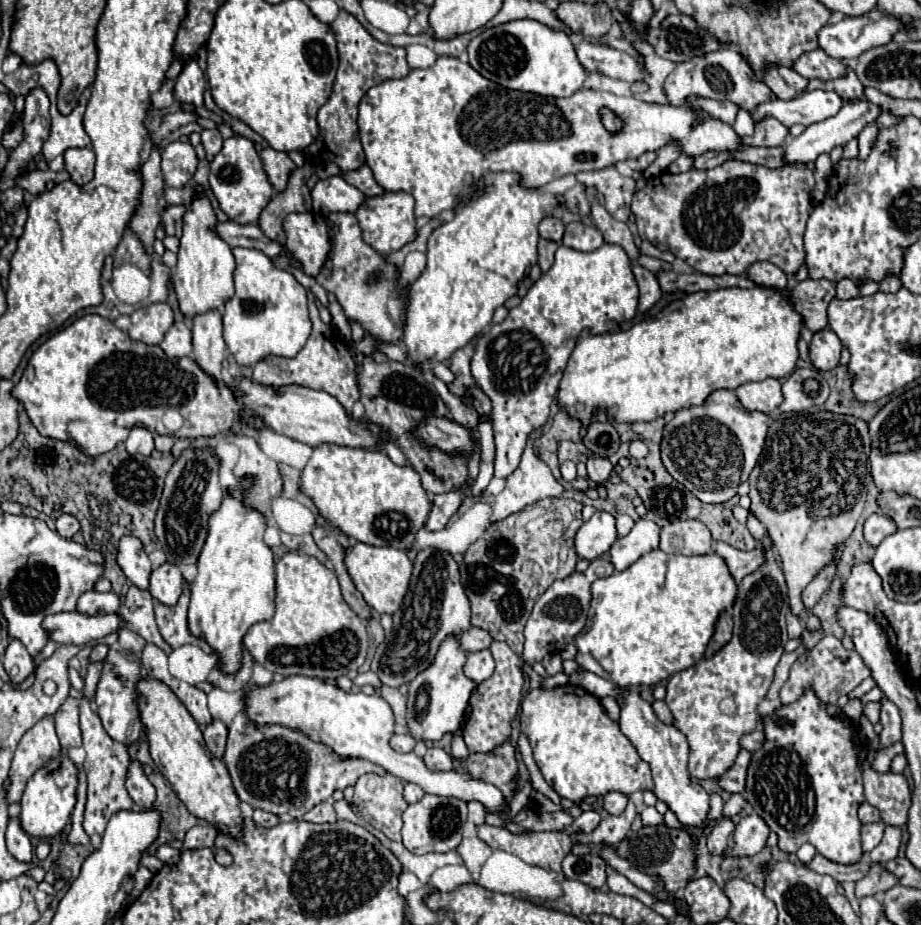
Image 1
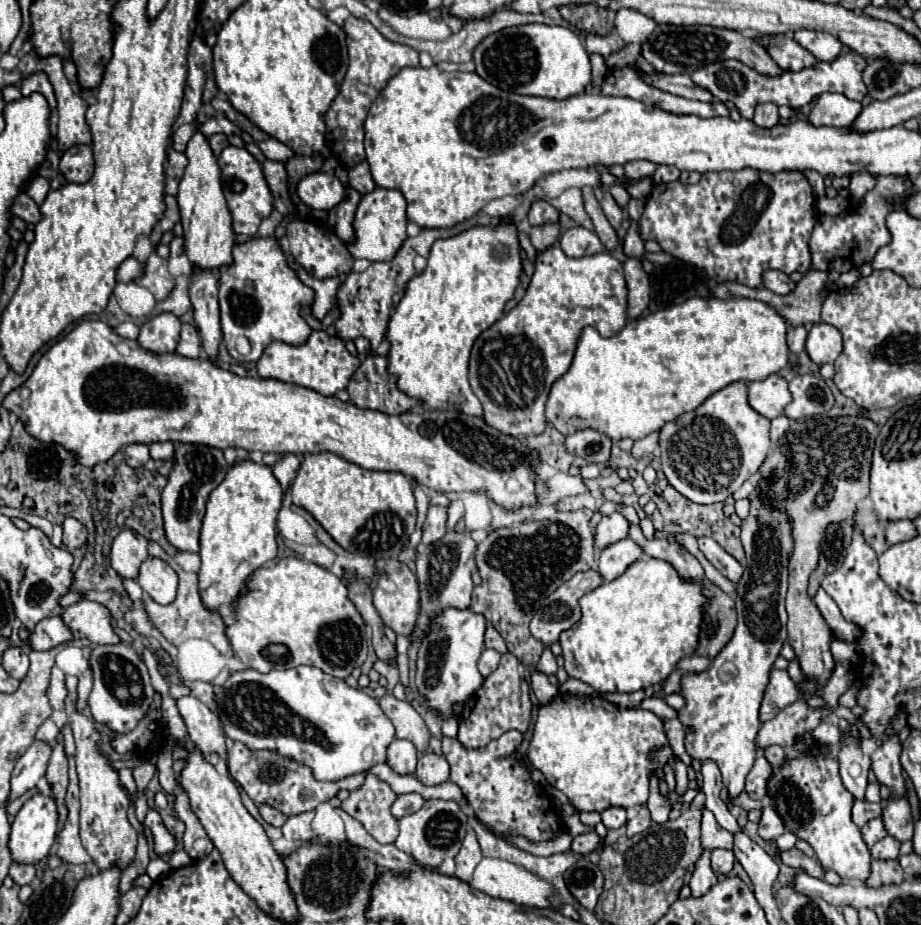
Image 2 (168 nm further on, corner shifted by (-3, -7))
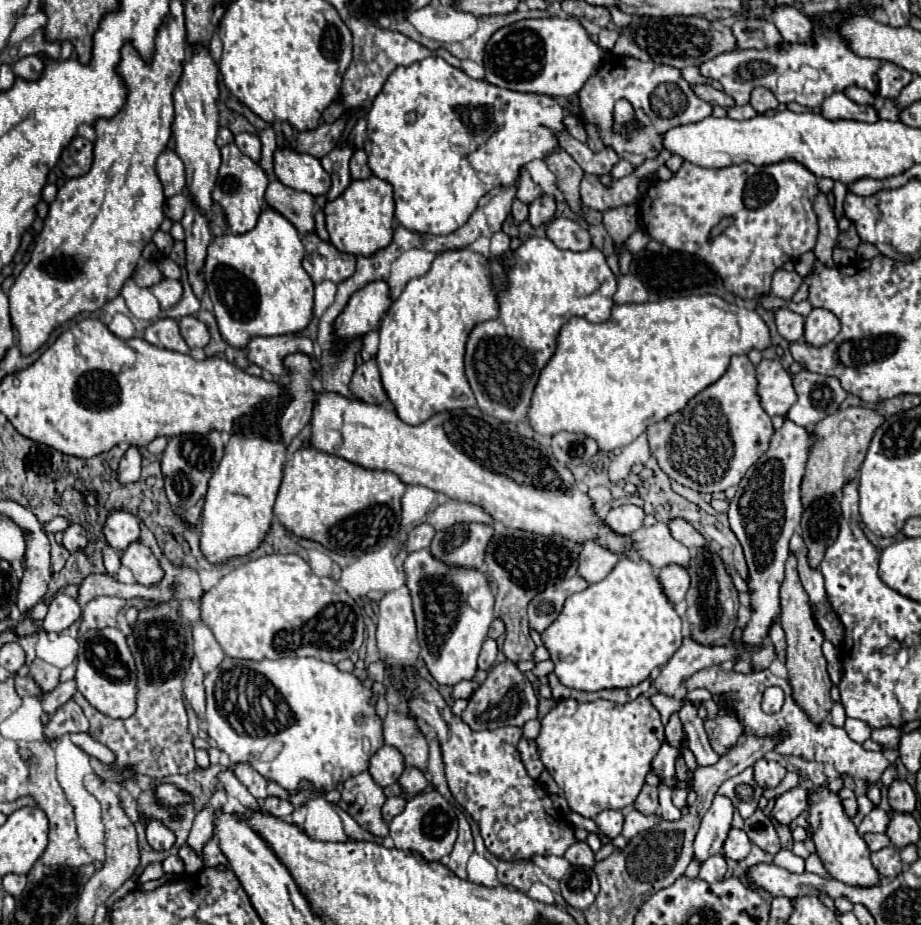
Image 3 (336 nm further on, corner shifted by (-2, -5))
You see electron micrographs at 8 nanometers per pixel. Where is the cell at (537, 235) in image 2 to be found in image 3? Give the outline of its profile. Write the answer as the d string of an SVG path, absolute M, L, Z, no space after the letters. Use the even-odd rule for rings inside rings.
M542 195L540 199L536 199L532 205L530 205L530 225L532 227L540 227L540 225L546 225L554 219L554 211L556 211L556 205L554 205L554 199L548 197L548 195Z

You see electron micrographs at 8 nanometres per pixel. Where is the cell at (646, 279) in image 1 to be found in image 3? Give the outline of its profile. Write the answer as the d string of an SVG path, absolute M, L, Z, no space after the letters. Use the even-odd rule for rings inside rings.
M632 273L620 275L614 303L628 305L628 303L644 303L644 301L648 301L648 289L638 276Z

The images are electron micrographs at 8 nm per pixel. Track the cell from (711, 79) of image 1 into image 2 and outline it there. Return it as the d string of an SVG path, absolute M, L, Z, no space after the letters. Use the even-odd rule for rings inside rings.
M843 53L835 61L829 61L829 63L817 61L813 67L807 67L801 71L783 71L779 77L765 77L765 75L757 73L755 69L743 65L741 61L729 59L729 61L719 61L719 63L707 65L703 69L697 69L691 75L691 79L697 85L709 89L715 99L733 101L735 107L739 109L741 117L751 119L757 103L771 101L775 105L789 105L793 109L799 109L799 107L807 105L815 95L821 95L825 91L843 93L849 99L861 101L867 95L867 87L863 85L863 79L861 79L861 73L865 67L867 67L867 61L861 55Z

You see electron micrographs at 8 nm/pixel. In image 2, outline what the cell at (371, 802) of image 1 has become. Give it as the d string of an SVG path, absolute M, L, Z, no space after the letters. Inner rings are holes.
M367 773L363 785L349 793L341 809L355 817L379 843L393 843L399 835L397 819L389 811L395 799L397 795L385 781Z

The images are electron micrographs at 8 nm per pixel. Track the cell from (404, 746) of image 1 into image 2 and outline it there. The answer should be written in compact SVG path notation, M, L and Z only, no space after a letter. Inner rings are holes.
M395 739L387 747L387 765L395 769L395 773L413 773L417 765L417 749L411 745L411 741Z

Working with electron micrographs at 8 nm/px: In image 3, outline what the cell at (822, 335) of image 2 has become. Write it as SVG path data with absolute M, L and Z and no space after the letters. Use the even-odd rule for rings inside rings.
M812 309L804 321L804 339L812 347L822 347L830 343L840 331L840 321L834 313L826 309Z

